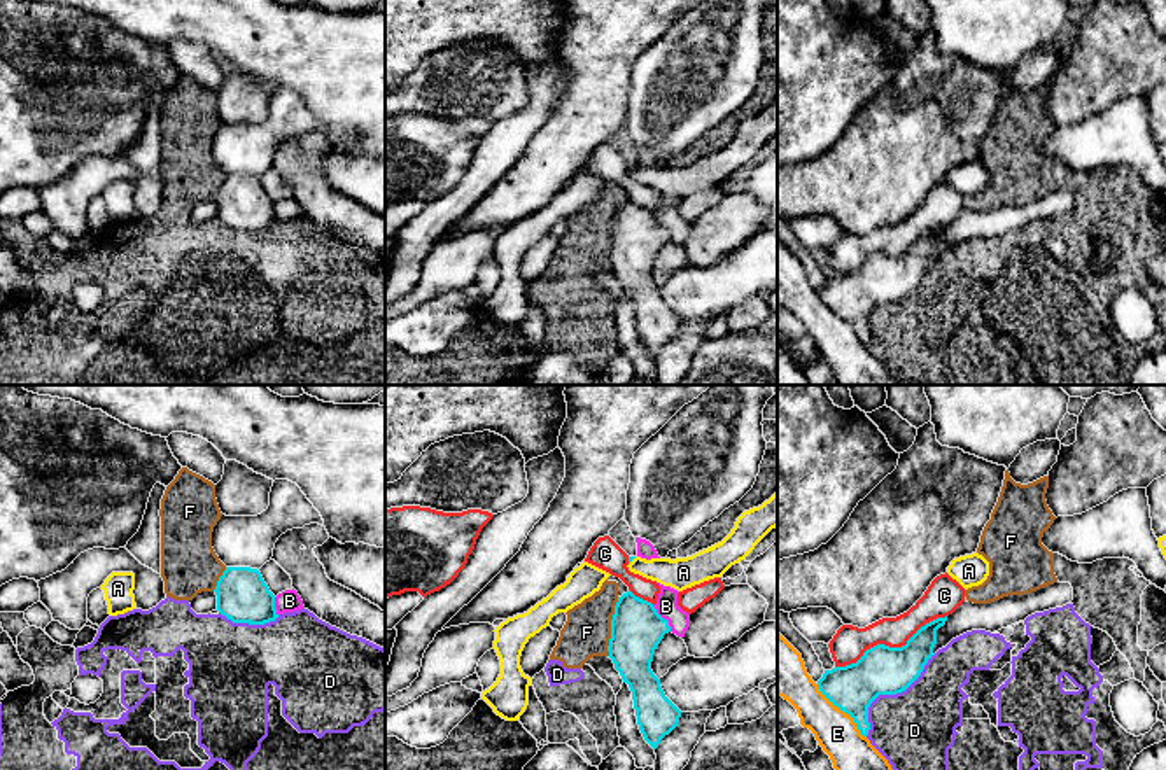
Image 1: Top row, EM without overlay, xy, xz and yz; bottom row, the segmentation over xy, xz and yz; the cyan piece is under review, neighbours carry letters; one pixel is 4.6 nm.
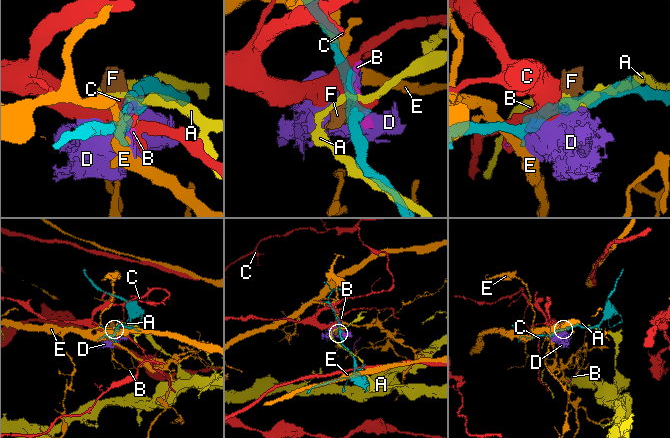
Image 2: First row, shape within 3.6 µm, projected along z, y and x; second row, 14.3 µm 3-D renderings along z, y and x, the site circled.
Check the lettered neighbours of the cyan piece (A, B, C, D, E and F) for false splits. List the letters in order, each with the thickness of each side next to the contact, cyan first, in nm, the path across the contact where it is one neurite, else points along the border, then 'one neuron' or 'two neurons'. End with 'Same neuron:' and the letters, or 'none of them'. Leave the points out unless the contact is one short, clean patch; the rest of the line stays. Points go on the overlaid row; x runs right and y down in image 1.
A: 20 nm thick on the cyan side, 140 nm on the other; two neurons
B: 240 nm thick on the cyan side, 100 nm on the other; two neurons
C: 220 nm thick on the cyan side, 160 nm on the other; two neurons
D: 220 nm thick on the cyan side, 360 nm on the other; two neurons
E: 220 nm thick on the cyan side, 190 nm on the other; two neurons
F: 240 nm thick on the cyan side, 220 nm on the other; border along xz (618, 597), (613, 608), (608, 655); two neurons
Same neuron: none of them

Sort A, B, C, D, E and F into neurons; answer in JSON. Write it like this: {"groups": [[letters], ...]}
{"groups": [["A"], ["B"], ["C"], ["D", "F"], ["E"]]}

